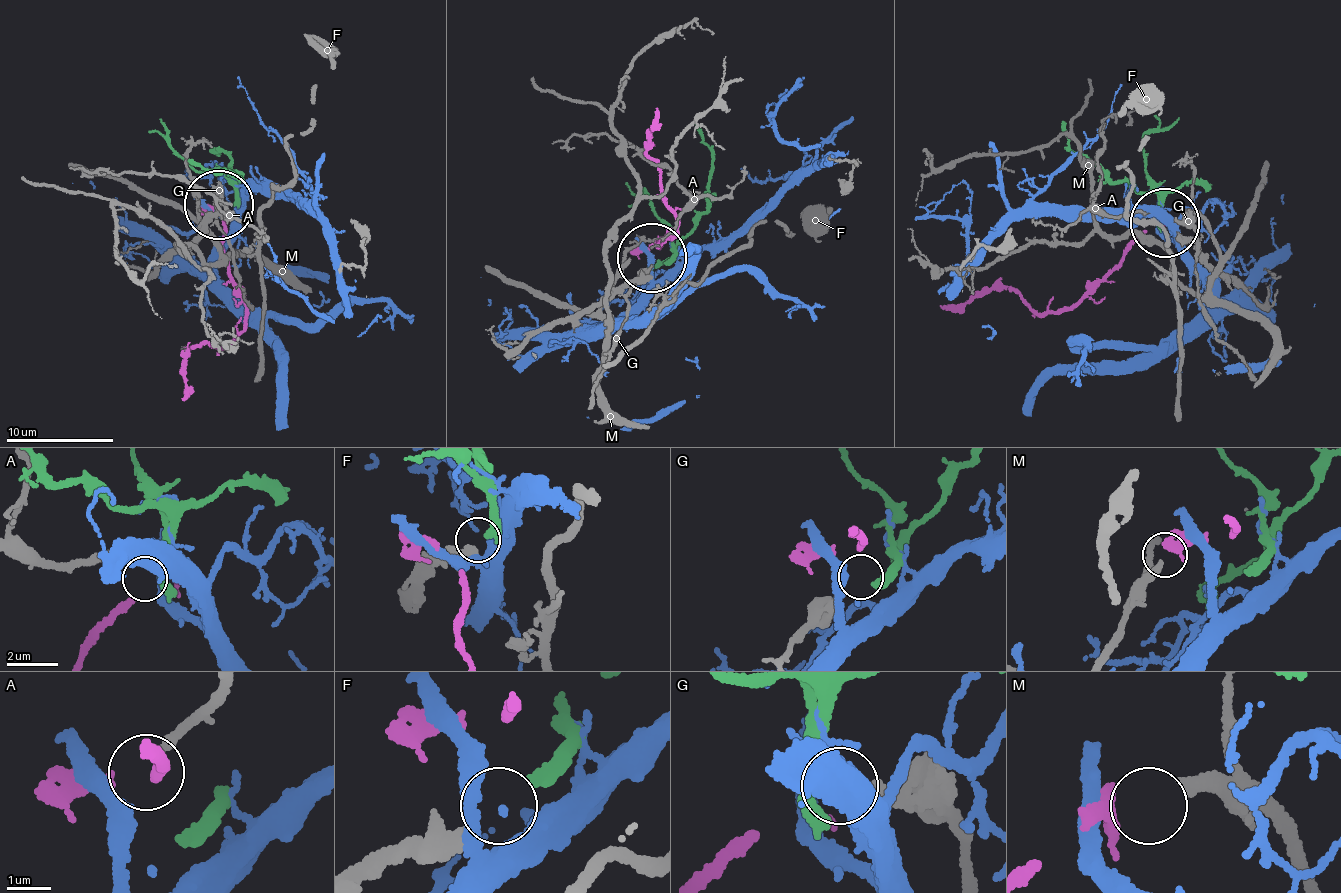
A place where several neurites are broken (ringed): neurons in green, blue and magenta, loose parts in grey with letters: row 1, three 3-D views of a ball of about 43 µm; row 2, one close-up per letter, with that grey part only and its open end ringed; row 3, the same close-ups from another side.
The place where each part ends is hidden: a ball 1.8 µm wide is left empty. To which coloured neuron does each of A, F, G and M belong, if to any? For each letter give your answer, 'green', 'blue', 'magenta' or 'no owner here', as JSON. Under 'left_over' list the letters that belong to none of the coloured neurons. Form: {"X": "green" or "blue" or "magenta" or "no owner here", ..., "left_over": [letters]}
{"A": "blue", "F": "green", "G": "no owner here", "M": "magenta", "left_over": ["G"]}

